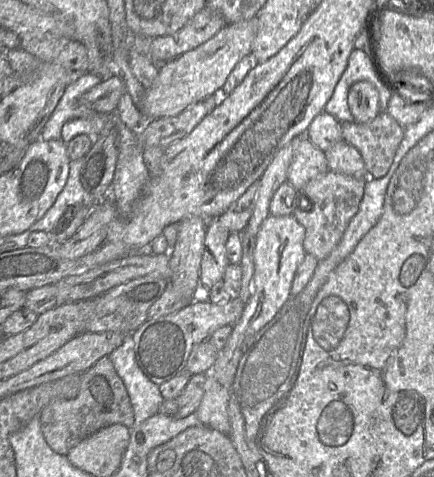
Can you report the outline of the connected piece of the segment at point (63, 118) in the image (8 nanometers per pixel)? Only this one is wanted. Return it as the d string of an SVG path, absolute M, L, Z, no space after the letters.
M83 73L69 86L55 107L52 115L45 124L41 138L43 140L62 140L63 125L74 118L80 118L92 111L81 105L80 97L92 87L101 83L103 79L92 73Z

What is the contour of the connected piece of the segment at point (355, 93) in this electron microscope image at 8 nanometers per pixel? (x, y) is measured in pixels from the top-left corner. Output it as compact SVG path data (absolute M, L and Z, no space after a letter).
M356 82L349 89L348 106L355 122L370 122L380 113L379 93L370 82Z

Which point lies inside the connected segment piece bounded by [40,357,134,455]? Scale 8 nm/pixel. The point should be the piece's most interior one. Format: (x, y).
(102, 400)

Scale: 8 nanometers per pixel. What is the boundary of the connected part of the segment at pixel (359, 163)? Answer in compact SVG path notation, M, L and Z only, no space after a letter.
M344 139L335 142L324 153L330 171L368 178L361 154Z

